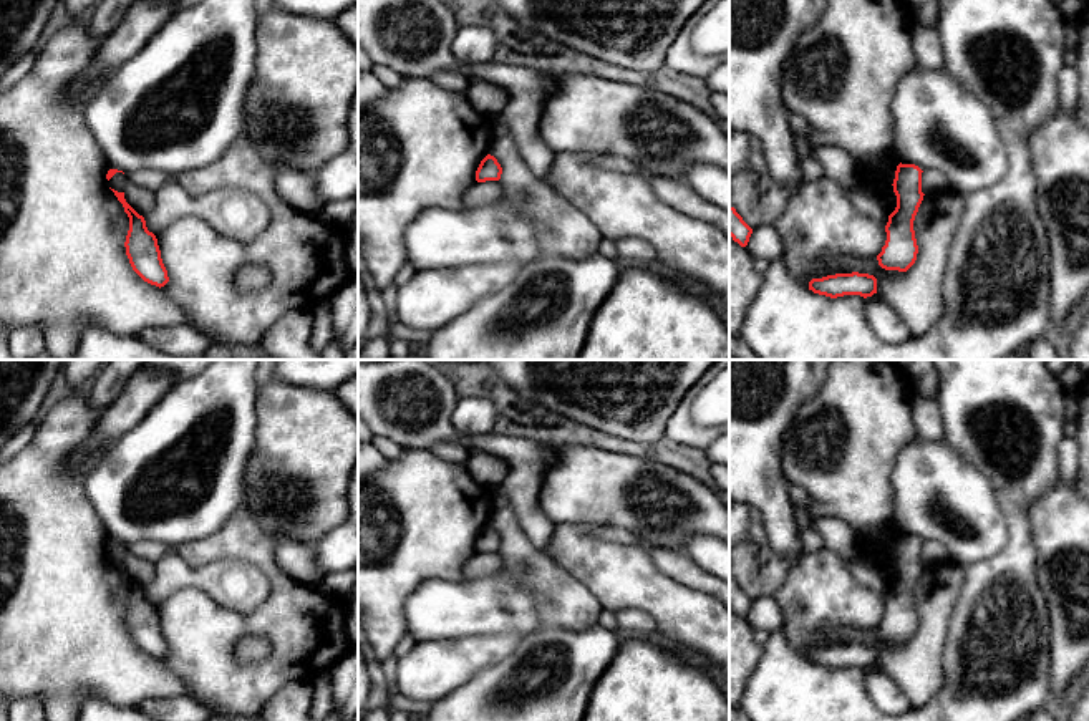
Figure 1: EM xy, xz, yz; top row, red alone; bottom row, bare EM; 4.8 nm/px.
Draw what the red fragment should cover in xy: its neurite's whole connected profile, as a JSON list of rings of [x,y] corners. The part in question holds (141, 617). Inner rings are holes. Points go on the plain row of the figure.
[[[111,560],[123,575],[129,588],[129,602],[126,607],[126,627],[133,641],[148,655],[164,658],[169,653],[167,641],[161,630],[157,610],[148,602],[146,592],[124,570],[124,564]]]

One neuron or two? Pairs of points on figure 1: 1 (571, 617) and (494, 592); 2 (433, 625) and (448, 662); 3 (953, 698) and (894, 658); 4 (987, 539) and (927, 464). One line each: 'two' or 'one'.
1: two
2: two
3: two
4: one

